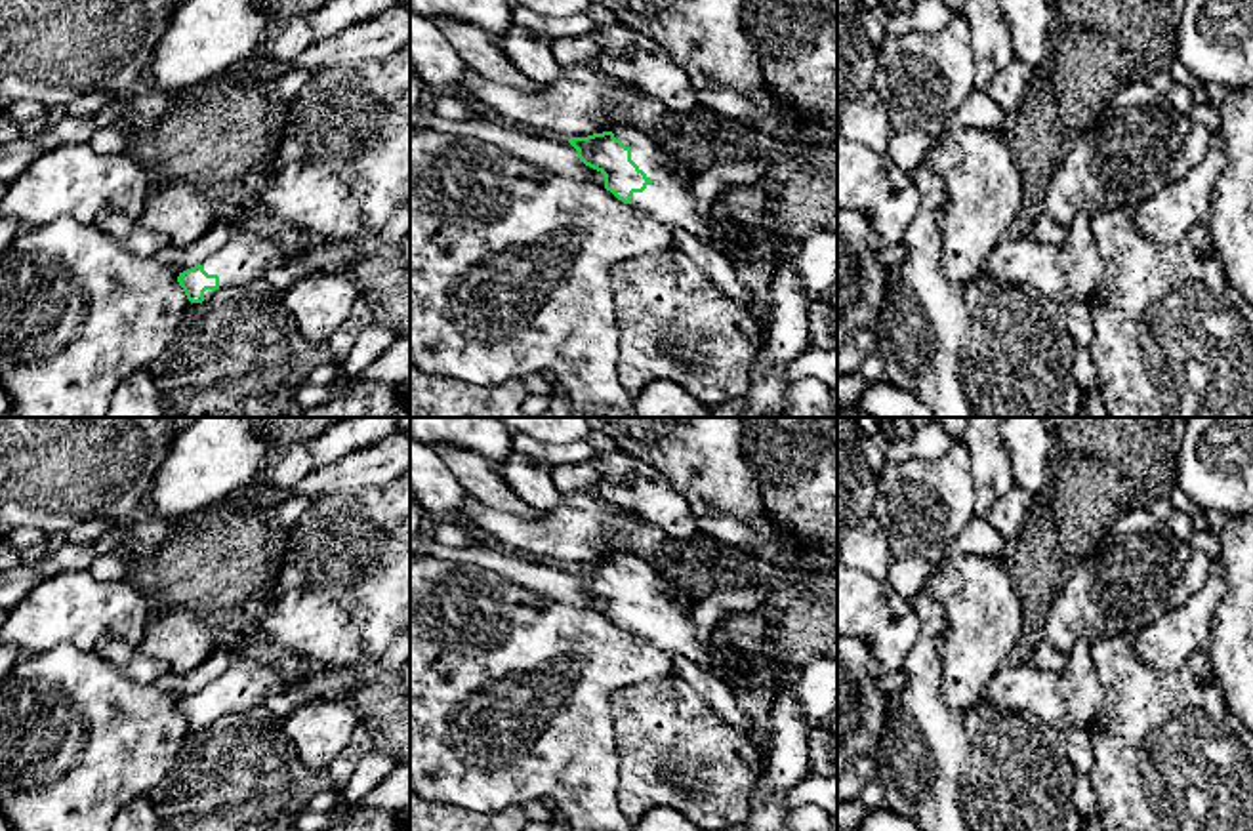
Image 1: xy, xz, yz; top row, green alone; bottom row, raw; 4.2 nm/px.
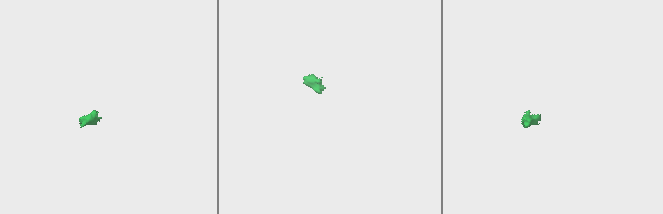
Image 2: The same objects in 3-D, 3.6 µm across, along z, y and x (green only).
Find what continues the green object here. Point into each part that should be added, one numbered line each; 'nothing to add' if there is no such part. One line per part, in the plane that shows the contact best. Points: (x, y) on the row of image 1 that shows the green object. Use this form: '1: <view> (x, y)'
1: xz (668, 199)

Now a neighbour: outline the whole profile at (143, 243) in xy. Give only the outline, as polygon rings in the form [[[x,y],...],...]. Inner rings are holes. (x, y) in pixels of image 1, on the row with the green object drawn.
[[[111,208],[99,212],[93,225],[141,257],[151,257],[172,246],[166,234],[147,231],[135,219],[126,217],[120,212],[113,212]]]

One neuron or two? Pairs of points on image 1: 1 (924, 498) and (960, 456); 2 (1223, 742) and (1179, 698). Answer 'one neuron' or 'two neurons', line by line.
1: one neuron
2: one neuron

